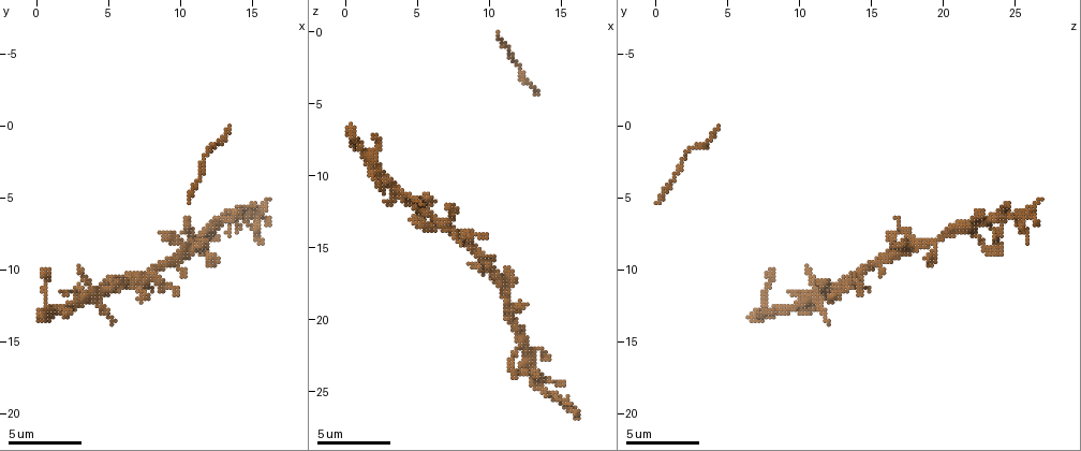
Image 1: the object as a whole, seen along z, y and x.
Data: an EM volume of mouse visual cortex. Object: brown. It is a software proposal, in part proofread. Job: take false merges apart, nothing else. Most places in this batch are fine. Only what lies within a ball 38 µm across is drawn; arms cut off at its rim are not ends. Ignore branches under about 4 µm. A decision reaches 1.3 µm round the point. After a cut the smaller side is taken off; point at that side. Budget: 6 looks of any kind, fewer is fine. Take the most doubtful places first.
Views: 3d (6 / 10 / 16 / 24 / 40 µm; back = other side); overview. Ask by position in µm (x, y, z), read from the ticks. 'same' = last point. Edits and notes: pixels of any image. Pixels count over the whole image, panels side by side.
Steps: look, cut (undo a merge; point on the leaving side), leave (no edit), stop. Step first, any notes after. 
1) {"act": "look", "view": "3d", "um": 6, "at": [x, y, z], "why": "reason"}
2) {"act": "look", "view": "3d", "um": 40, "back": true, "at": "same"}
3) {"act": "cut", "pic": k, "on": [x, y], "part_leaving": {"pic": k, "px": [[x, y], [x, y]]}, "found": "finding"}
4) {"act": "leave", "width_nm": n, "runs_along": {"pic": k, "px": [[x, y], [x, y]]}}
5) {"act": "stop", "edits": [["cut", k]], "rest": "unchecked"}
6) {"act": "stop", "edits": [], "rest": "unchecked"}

{"act": "look", "view": "3d", "um": 16, "at": [5.4, 11.2, 12.4], "why": "three arms meet"}

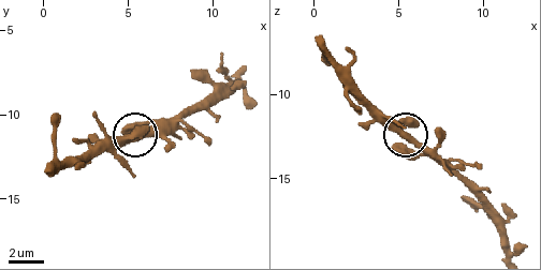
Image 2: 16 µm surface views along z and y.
{"act": "leave", "found": "all the same neuron"}

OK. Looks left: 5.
{"act": "look", "view": "3d", "um": 10, "at": [11.2, 8.0, 19.4], "why": "side arm on a straight run"}

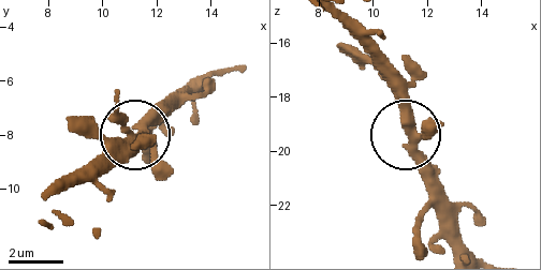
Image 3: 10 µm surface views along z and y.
{"act": "look", "view": "3d", "um": 6, "at": "same"}

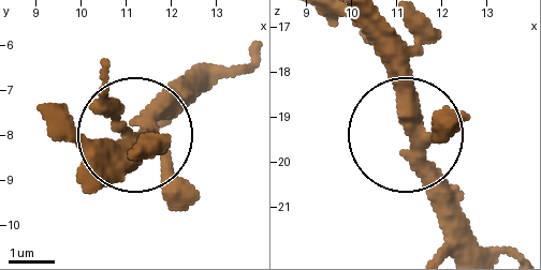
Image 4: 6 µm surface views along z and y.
{"act": "leave", "width_nm": 290, "runs_along": {"pic": 4, "px": [[360, 21], [418, 171], [456, 214]]}, "found": "one neuron here"}

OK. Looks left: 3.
{"act": "look", "view": "3d", "um": 10, "at": [9.4, 9.6, 15.6], "why": "thick turns thin"}

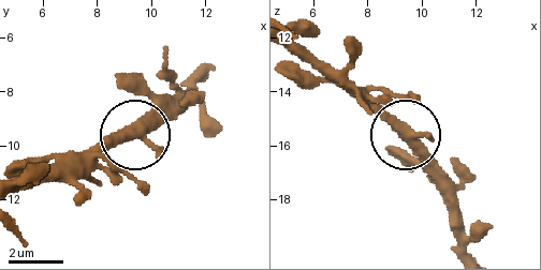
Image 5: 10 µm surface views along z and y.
{"act": "leave", "width_nm": 340, "found": "one neuron here"}

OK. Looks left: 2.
{"act": "stop", "edits": [], "rest": "unchecked"}

